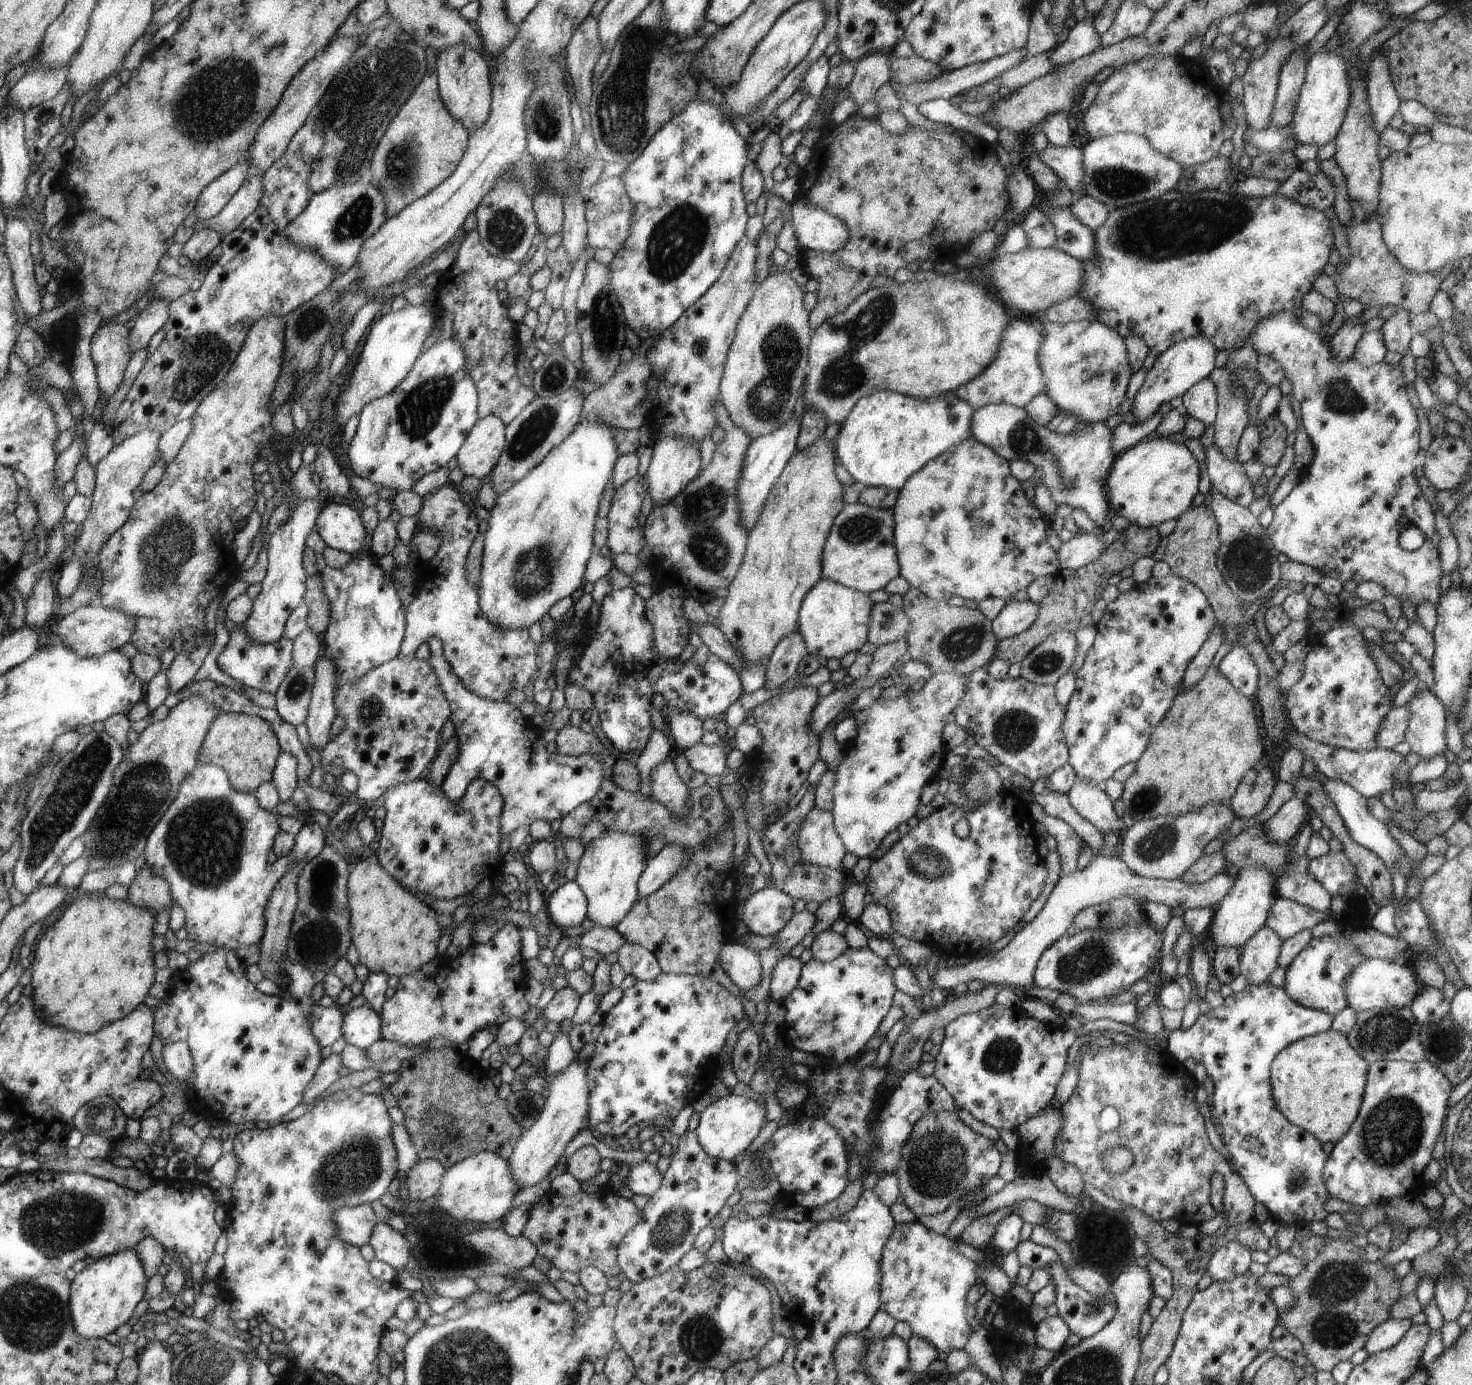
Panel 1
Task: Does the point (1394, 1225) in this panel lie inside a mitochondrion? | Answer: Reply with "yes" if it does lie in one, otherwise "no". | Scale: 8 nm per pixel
no

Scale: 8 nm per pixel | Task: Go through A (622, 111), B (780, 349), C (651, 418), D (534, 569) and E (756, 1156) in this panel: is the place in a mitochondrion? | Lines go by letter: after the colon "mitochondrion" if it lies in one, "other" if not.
A: mitochondrion
B: mitochondrion
C: other
D: mitochondrion
E: other

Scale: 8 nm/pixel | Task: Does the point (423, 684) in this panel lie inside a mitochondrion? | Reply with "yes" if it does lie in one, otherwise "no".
no

